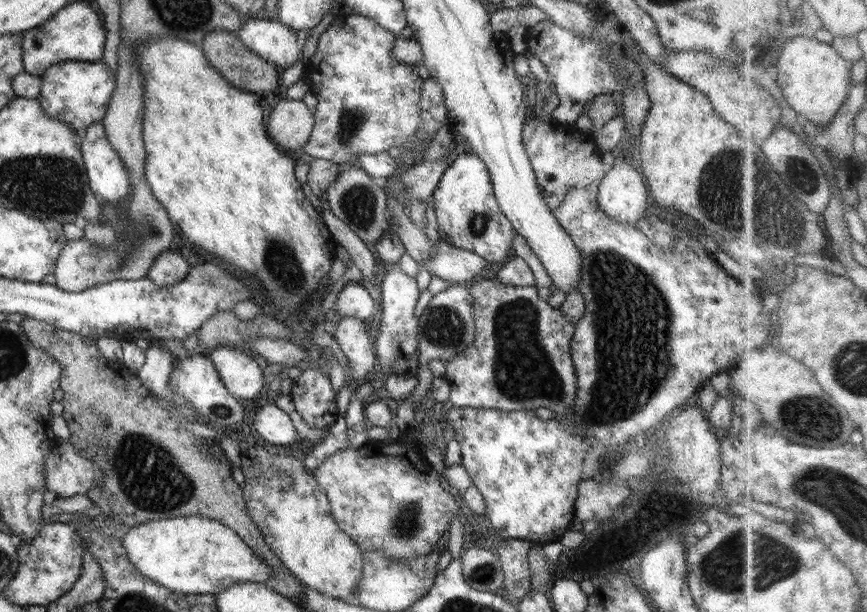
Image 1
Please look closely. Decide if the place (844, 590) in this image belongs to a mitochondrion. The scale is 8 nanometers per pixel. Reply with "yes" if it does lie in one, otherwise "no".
no

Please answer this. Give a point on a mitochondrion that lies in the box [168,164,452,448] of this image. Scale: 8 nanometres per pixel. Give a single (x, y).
(282, 267)

